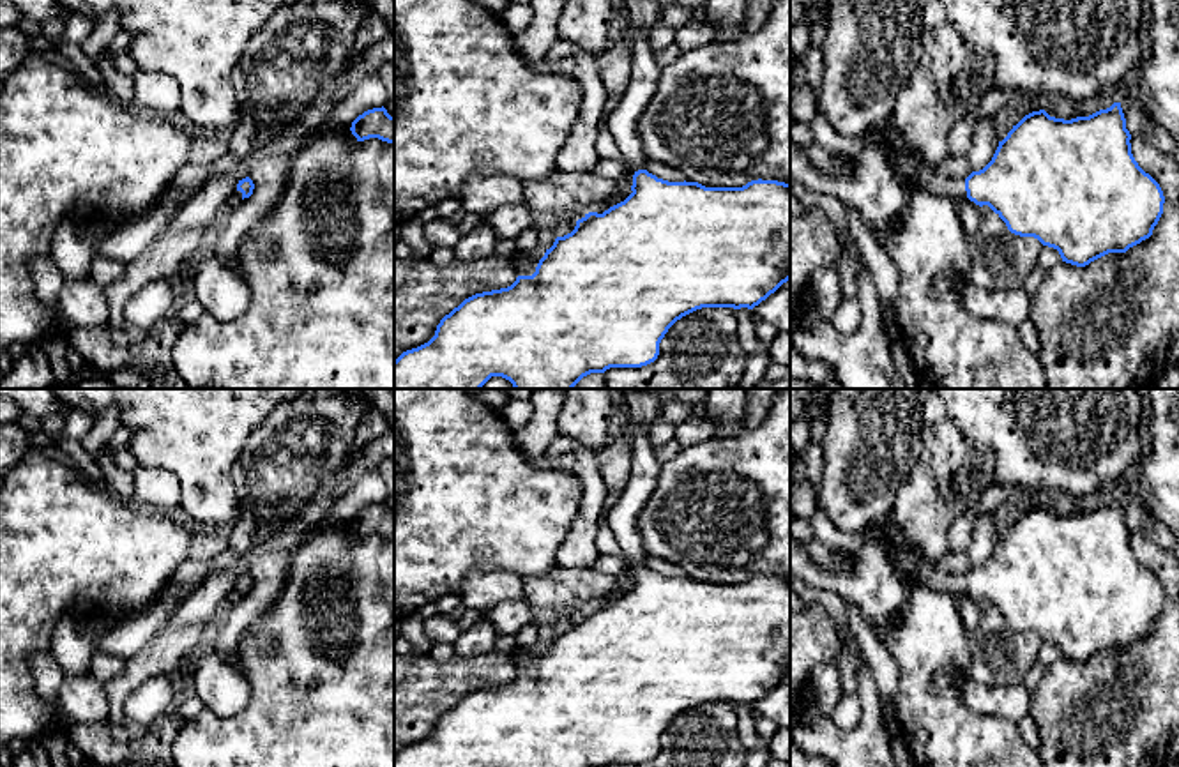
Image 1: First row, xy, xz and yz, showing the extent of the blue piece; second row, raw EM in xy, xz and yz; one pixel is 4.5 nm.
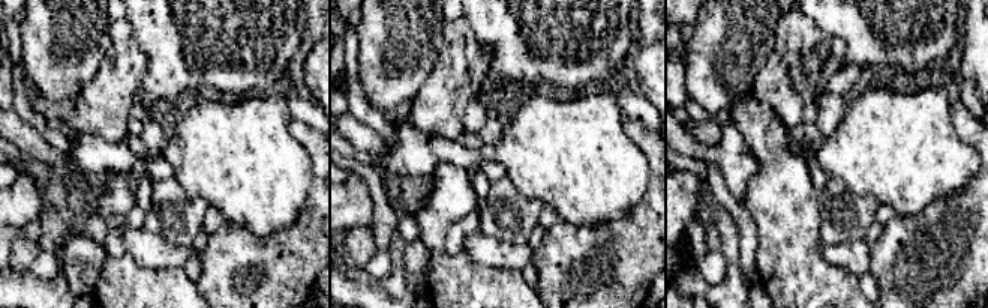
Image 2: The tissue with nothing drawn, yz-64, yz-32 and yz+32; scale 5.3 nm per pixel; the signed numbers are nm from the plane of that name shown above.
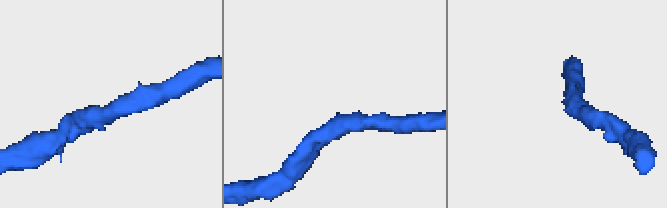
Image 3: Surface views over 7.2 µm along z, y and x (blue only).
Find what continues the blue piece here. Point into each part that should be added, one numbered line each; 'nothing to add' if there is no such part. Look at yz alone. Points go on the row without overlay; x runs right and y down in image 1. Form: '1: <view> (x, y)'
1: yz (934, 577)

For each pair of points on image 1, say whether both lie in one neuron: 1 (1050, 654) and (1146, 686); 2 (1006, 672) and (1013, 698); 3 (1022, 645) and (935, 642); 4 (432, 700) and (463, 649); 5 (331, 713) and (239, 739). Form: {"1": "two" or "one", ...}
{"1": "two", "2": "two", "3": "two", "4": "two", "5": "one"}

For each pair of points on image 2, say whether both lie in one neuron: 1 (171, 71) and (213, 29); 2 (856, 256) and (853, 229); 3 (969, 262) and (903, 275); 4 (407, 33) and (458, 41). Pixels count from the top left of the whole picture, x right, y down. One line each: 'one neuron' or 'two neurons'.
1: one neuron
2: two neurons
3: one neuron
4: two neurons

